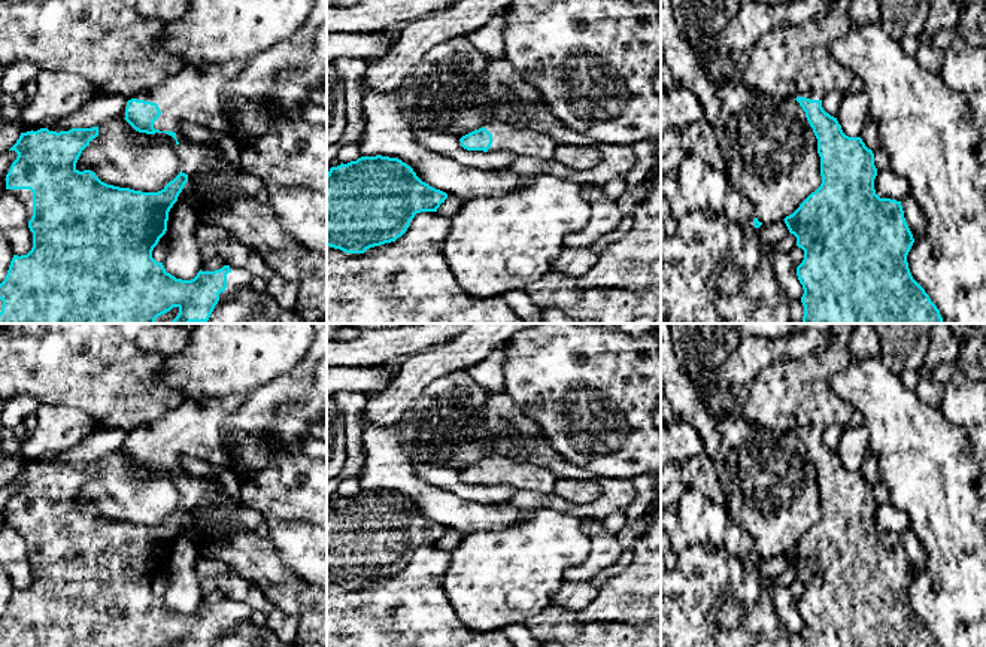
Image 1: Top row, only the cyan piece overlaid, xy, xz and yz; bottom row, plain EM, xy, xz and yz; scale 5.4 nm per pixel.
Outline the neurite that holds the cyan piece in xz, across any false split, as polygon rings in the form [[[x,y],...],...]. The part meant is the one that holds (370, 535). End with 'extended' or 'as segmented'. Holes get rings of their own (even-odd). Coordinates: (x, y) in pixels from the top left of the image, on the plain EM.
[[[398,492],[342,496],[327,507],[327,580],[364,587],[395,575],[416,547],[437,546],[446,532]]]; as segmented

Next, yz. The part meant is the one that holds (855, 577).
[[[819,426],[798,428],[794,432],[806,446],[817,473],[822,510],[820,520],[783,553],[789,566],[797,571],[797,580],[804,584],[804,593],[797,601],[804,623],[801,631],[804,647],[940,647],[910,607],[907,589],[914,572],[905,556],[901,535],[880,532],[876,528],[877,502],[873,485],[861,471],[849,471],[843,467],[837,452],[823,444]]]; extended

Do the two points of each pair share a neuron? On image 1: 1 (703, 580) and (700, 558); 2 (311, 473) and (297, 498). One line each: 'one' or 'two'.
1: one
2: one

